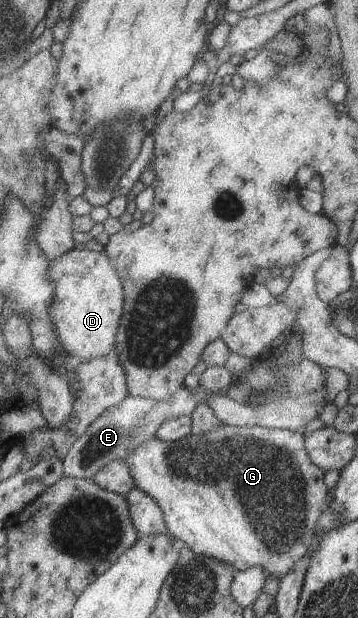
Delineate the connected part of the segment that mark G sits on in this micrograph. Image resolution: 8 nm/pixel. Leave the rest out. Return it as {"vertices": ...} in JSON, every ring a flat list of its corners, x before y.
{"vertices":[[221,424,219,428,202,435,189,434,182,443,165,442,156,437,150,438,140,444,126,461,129,463,129,470,137,488,154,498,161,507,168,530,167,533,174,539,185,542,185,546,191,549,191,552,194,552,195,555,211,557,230,565,237,571,246,571,251,567,259,567,266,574,266,578,275,578,275,580,281,581,296,566,300,558,309,554,310,547,317,538,318,520,325,511,328,486,324,483,325,471,311,462,305,450,304,434,302,432,270,429,259,425,236,427,235,425]]}

